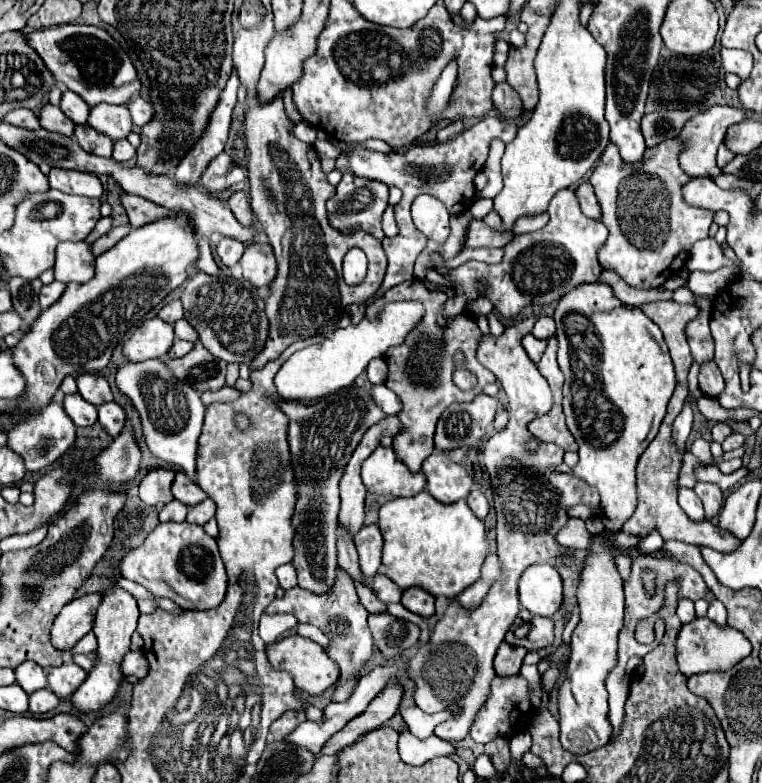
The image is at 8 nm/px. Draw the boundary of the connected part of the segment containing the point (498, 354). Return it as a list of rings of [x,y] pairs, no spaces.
[[[525,319],[509,329],[505,329],[505,333],[501,337],[493,337],[493,335],[483,335],[479,349],[477,349],[477,359],[483,367],[487,367],[501,383],[501,387],[507,393],[509,399],[509,423],[503,431],[497,431],[495,435],[491,435],[483,447],[483,463],[485,469],[491,477],[491,489],[493,489],[493,501],[495,501],[495,513],[497,513],[497,555],[501,561],[501,575],[499,579],[491,585],[487,597],[483,599],[483,603],[473,609],[473,611],[465,611],[459,607],[459,603],[451,603],[445,611],[445,617],[441,621],[437,621],[437,625],[433,627],[431,633],[431,641],[425,647],[419,647],[415,651],[415,655],[409,659],[407,663],[407,671],[411,675],[411,681],[415,681],[417,691],[415,691],[415,703],[419,709],[423,709],[425,713],[433,713],[433,711],[441,711],[445,707],[449,707],[451,701],[457,703],[455,707],[455,717],[449,719],[447,723],[441,723],[435,729],[435,735],[447,741],[461,741],[467,737],[469,727],[475,719],[475,713],[479,711],[479,707],[485,703],[487,695],[489,695],[489,685],[495,677],[493,671],[493,657],[497,653],[497,647],[501,645],[507,629],[511,627],[511,623],[515,621],[515,615],[521,611],[521,603],[519,603],[519,593],[517,593],[517,583],[521,573],[533,565],[533,563],[549,563],[553,559],[567,559],[571,557],[571,551],[567,547],[559,547],[559,543],[555,543],[555,535],[559,533],[559,529],[563,529],[567,525],[567,519],[571,519],[567,515],[567,509],[575,507],[575,505],[587,505],[591,509],[601,509],[601,501],[599,501],[599,493],[589,487],[587,483],[577,481],[573,475],[567,473],[551,473],[551,467],[561,465],[563,463],[563,451],[557,445],[547,445],[547,443],[539,443],[537,451],[529,451],[527,443],[533,441],[531,431],[527,431],[527,425],[533,421],[533,413],[535,411],[549,411],[553,397],[551,397],[551,389],[547,385],[547,381],[543,379],[543,375],[537,371],[537,365],[527,357],[525,349],[521,347],[521,337],[531,333],[535,319]]]

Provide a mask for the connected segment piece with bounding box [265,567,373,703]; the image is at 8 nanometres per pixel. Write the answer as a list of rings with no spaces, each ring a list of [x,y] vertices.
[[[339,567],[337,577],[335,577],[335,587],[327,595],[311,595],[311,591],[303,591],[299,587],[285,591],[283,599],[275,599],[267,609],[267,615],[277,615],[277,613],[291,613],[297,617],[299,623],[311,623],[319,627],[329,639],[331,645],[327,647],[327,655],[339,665],[341,677],[337,681],[337,687],[331,695],[333,703],[347,701],[351,697],[351,691],[357,685],[357,673],[361,667],[367,663],[367,659],[373,655],[373,639],[367,627],[367,609],[359,603],[357,591],[355,591],[355,581]]]

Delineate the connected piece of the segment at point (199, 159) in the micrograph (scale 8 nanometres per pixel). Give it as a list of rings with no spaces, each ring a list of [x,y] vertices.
[[[233,71],[233,75],[229,77],[229,81],[221,93],[221,99],[219,99],[215,111],[211,113],[211,121],[209,121],[207,131],[195,143],[195,147],[181,159],[179,167],[175,169],[173,179],[177,183],[199,185],[201,175],[207,169],[207,165],[211,163],[211,159],[215,159],[223,151],[227,137],[229,137],[231,113],[237,103],[237,87],[239,87],[239,77]]]

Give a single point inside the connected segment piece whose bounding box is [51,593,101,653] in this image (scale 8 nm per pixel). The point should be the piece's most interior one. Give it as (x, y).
(76, 619)

